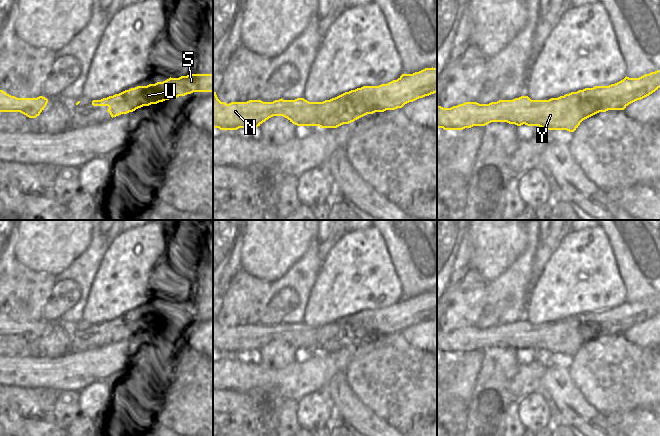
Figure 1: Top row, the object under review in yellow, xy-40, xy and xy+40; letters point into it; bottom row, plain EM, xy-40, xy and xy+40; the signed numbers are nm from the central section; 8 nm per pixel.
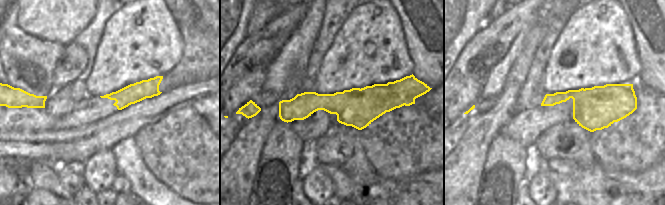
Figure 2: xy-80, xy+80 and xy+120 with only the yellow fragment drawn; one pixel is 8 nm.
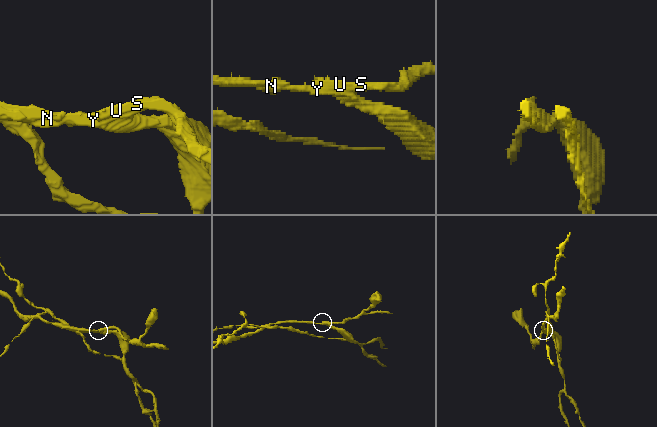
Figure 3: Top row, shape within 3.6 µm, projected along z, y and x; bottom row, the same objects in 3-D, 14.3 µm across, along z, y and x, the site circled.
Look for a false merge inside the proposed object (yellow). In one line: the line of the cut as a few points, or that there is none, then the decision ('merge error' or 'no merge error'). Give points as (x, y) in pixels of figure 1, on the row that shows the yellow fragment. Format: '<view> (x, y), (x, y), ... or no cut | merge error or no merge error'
xy (330, 99), (344, 98), (357, 107), (365, 104), (385, 110) | merge error

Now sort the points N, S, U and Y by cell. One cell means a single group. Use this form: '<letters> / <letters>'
N Y / S U

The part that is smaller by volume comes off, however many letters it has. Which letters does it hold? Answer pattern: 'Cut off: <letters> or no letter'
Cut off: S, U

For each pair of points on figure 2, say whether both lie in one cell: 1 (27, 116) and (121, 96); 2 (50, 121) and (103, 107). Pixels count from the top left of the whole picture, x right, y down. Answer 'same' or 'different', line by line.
1: same
2: same

